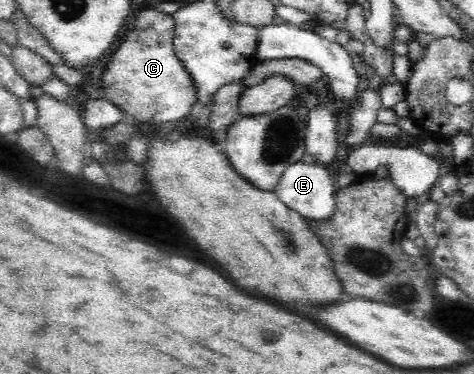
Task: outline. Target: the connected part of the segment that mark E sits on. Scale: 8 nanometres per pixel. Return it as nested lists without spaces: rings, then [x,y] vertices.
[[[309,158],[301,159],[284,169],[281,179],[272,189],[279,199],[295,212],[301,214],[307,220],[321,221],[329,219],[336,208],[335,181],[331,179],[325,165],[317,163]]]

